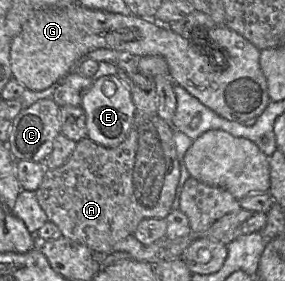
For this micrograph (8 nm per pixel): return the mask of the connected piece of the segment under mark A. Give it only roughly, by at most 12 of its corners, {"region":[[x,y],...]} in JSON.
{"region":[[135,115],[87,137],[35,191],[61,237],[109,254],[165,219],[180,177],[174,128]]}

